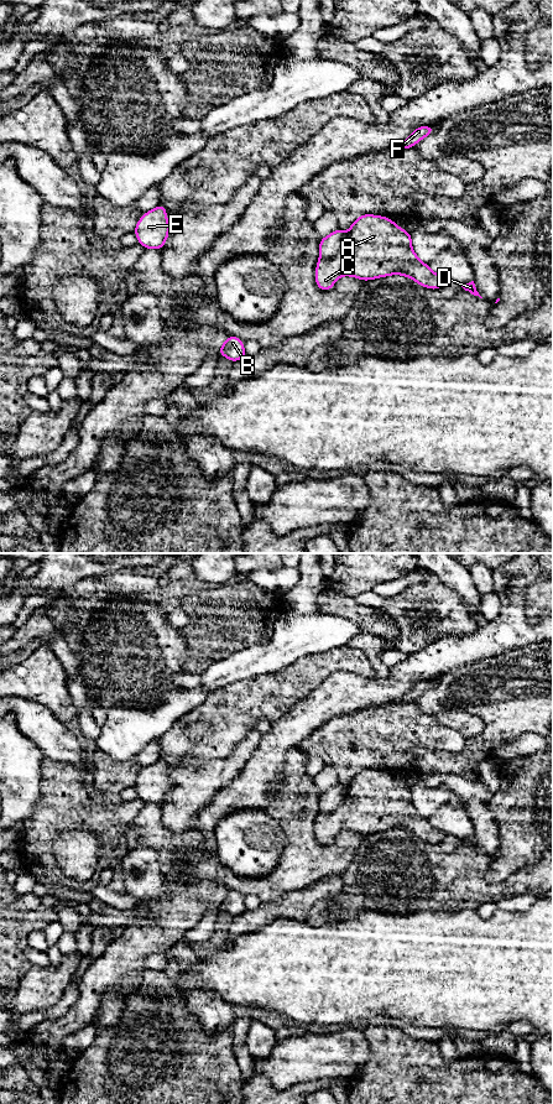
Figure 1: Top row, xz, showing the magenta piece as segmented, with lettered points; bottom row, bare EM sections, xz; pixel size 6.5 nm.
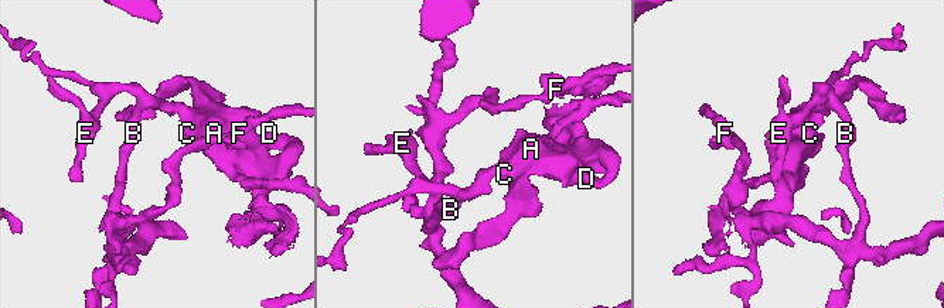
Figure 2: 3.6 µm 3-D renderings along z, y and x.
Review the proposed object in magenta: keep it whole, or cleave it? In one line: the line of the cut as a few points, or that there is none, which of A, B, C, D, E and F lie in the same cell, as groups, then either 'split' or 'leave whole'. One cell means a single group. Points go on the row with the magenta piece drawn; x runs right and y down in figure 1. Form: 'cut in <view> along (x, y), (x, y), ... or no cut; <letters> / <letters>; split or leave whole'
cut in xz along (348, 233), (345, 244), (334, 255), (328, 259), (319, 259); A C D / B E F; split

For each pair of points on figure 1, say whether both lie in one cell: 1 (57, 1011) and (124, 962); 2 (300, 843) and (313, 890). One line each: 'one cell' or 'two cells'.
1: two cells
2: two cells

